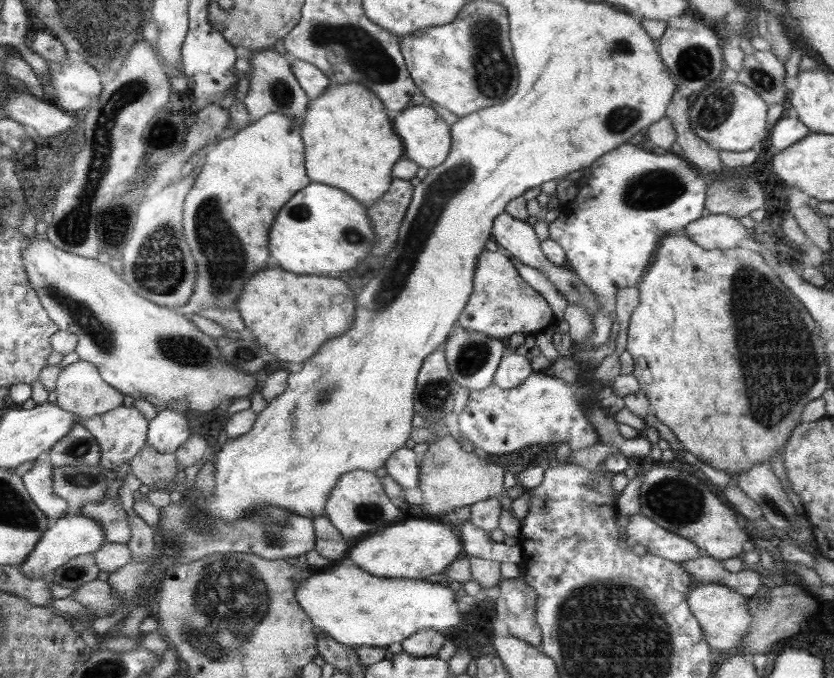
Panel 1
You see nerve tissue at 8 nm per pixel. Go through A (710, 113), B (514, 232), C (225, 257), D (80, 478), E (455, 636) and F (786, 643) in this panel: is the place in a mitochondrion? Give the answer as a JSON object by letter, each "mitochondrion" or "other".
{"A":"mitochondrion","B":"other","C":"mitochondrion","D":"mitochondrion","E":"other","F":"other"}

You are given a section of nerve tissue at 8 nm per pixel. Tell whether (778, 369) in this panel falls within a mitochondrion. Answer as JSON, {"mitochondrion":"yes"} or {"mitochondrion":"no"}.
{"mitochondrion":"yes"}

